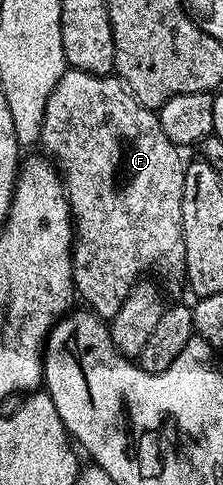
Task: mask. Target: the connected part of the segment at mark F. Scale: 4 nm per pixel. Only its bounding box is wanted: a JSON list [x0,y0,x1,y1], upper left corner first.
[39,68,185,320]

